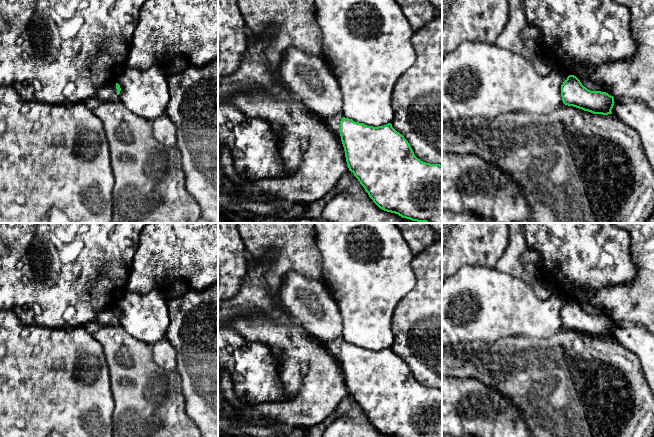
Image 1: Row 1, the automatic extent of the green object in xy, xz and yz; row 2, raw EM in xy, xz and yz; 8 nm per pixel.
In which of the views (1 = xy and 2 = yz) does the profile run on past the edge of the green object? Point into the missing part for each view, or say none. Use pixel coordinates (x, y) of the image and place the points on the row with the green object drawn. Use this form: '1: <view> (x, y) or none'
1: none
2: none

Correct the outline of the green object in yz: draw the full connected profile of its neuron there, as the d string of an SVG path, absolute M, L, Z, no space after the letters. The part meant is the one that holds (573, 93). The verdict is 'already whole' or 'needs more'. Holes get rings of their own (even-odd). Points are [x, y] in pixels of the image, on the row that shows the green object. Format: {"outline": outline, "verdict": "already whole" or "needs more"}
{"outline": "M569 75L561 85L561 97L565 105L593 114L612 114L615 103L613 96L606 92L588 90L574 75Z", "verdict": "already whole"}

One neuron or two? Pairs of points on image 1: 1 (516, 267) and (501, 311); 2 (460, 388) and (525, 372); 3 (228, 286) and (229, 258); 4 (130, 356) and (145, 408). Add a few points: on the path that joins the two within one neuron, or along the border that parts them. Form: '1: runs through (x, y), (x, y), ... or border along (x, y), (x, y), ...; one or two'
1: border along (496, 268), (516, 276), (531, 287); two
2: border along (460, 378), (478, 379), (503, 395); two
3: runs through (228, 279), (228, 265); one
4: runs through (132, 369), (135, 380), (145, 395); one

